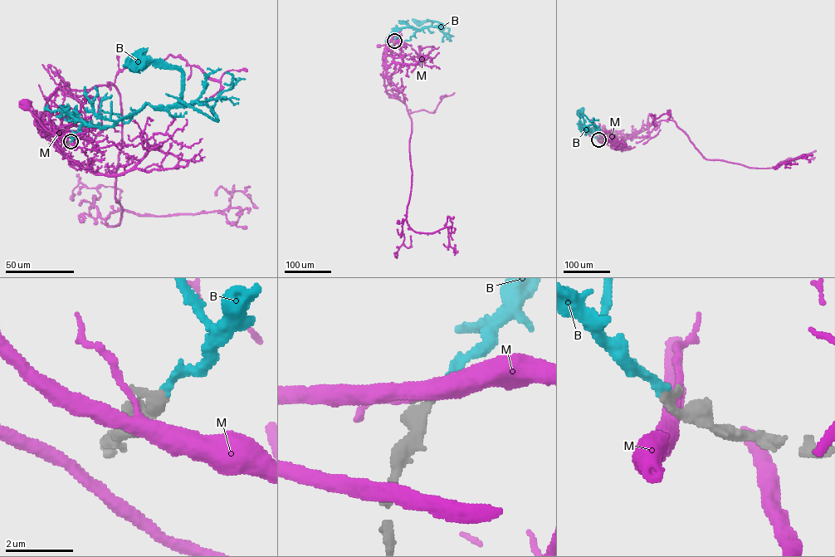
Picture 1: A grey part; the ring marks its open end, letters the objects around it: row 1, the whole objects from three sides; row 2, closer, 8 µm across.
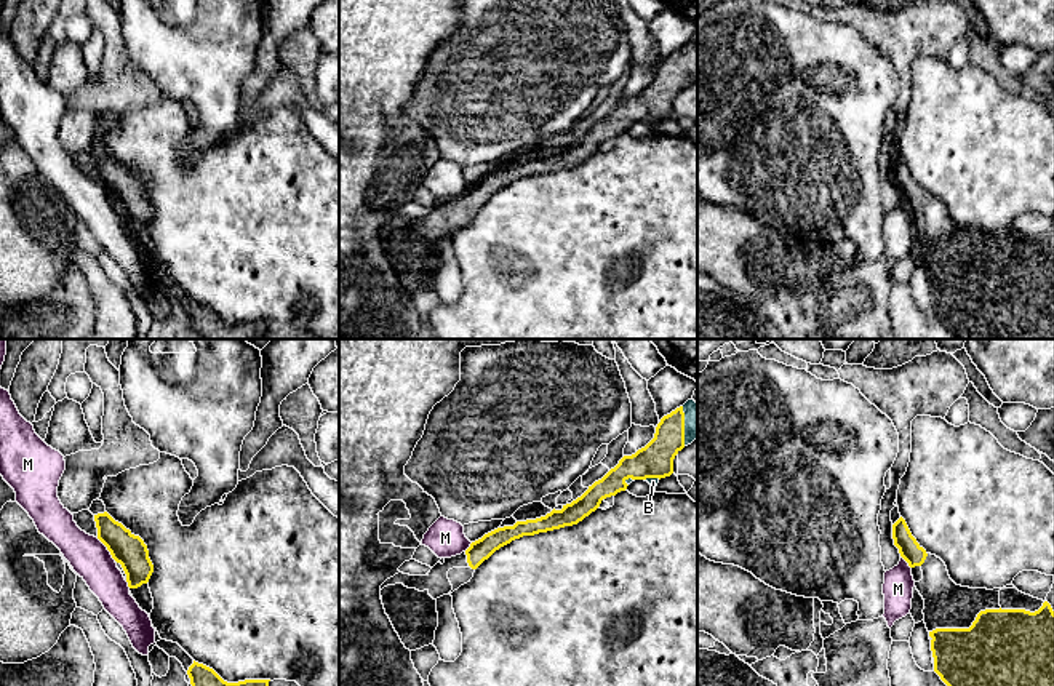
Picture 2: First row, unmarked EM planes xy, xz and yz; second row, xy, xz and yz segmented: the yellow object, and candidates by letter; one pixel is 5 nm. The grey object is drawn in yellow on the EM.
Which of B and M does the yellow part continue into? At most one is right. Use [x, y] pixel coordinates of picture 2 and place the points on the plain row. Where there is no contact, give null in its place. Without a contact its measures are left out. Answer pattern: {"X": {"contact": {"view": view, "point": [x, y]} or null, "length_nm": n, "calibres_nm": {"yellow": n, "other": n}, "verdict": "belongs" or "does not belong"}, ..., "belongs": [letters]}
{"B": {"contact": {"view": "xz", "point": [683, 67]}, "length_nm": 200, "calibres_nm": {"yellow": 180, "other": 130}, "verdict": "belongs"}, "M": {"contact": {"view": "xy", "point": [107, 191]}, "length_nm": 160, "calibres_nm": {"yellow": 160, "other": 200}, "verdict": "does not belong"}, "belongs": ["B"]}

